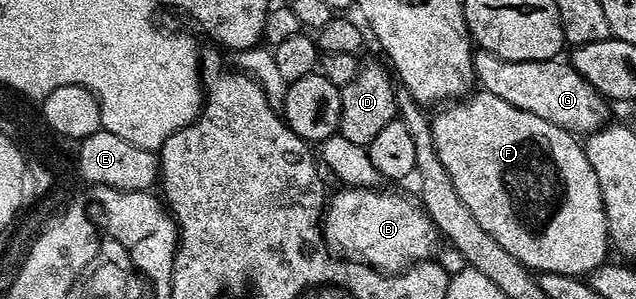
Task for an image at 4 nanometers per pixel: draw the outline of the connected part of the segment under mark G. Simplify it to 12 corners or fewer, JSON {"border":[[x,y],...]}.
{"border":[[477,50],[484,91],[571,133],[611,120],[610,101],[554,58]]}

